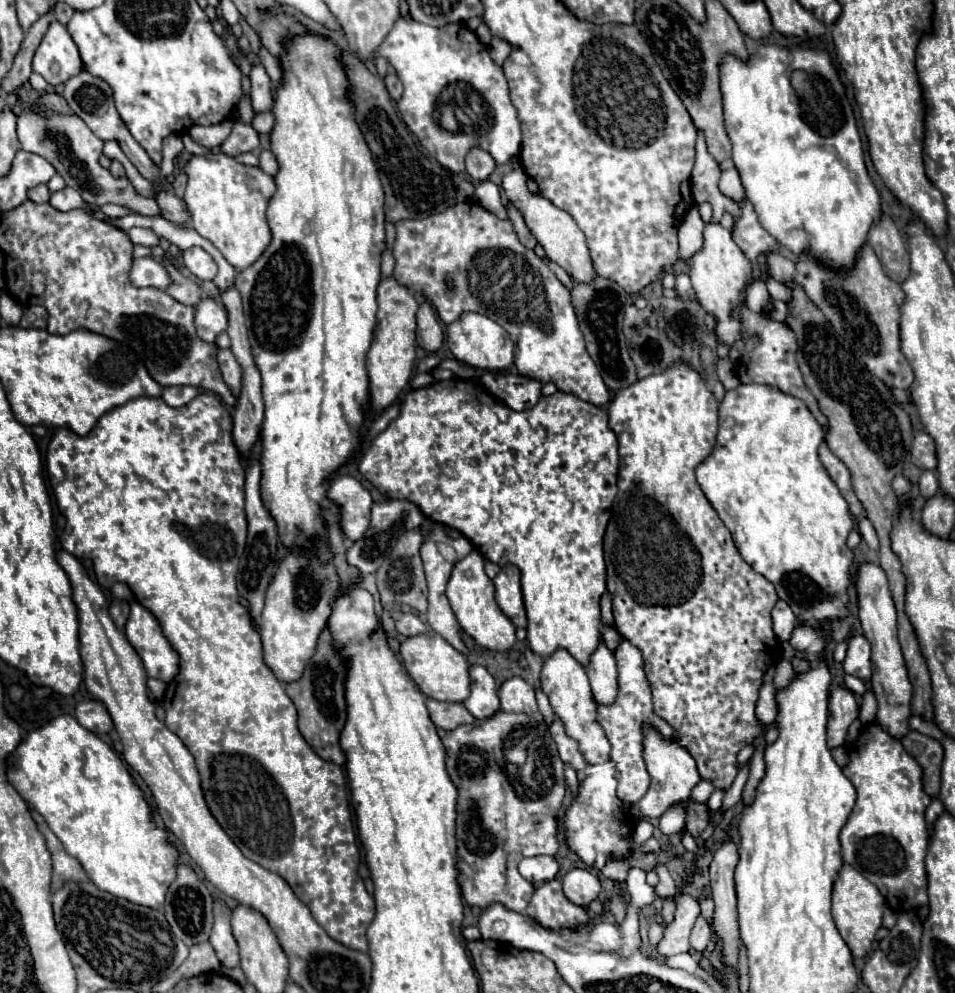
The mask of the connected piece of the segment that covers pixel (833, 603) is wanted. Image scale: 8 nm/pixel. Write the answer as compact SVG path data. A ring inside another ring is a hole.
M739 385L725 393L719 405L715 449L697 467L697 481L719 519L731 531L741 557L753 571L775 585L779 599L791 607L797 623L817 629L849 617L849 585L855 563L855 553L847 547L847 537L853 531L849 505L817 457L817 447L823 439L823 427L801 399L767 385Z

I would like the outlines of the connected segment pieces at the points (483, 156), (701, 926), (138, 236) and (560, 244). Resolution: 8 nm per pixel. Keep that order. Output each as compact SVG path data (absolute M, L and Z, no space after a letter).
M477 147L467 153L465 163L467 163L467 173L469 173L471 179L475 179L475 181L485 181L485 179L493 173L493 169L495 169L493 157L491 157L487 151L477 149Z
M699 915L695 921L695 927L691 931L691 937L689 937L691 947L697 951L705 951L705 947L709 943L709 935L711 935L711 925L703 915Z
M133 227L127 231L129 239L135 243L135 245L143 245L143 247L155 247L159 245L159 235L153 233L151 229L145 229L145 227Z
M513 169L511 173L507 173L503 177L503 189L507 193L507 199L521 209L527 227L531 229L531 233L535 235L535 239L543 245L547 257L551 261L555 261L557 265L561 265L575 281L581 283L589 283L595 277L595 269L593 269L593 261L591 261L591 253L589 247L585 245L585 235L581 233L581 229L577 227L577 223L569 217L569 213L557 209L551 201L547 201L541 195L533 195L527 189L527 175L521 169Z

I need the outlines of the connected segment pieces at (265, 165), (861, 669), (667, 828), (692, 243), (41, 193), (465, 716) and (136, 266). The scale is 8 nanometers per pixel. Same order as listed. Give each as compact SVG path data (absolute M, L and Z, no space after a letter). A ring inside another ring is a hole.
M261 151L259 161L261 161L259 167L261 167L265 173L269 173L269 175L275 175L275 173L277 173L277 161L275 161L275 157L273 157L271 151Z
M855 635L849 639L849 649L843 661L843 669L845 673L859 679L871 677L871 645L865 635Z
M677 805L677 811L667 811L663 817L661 817L661 831L663 833L677 833L685 827L685 811L681 805Z
M693 205L687 211L687 215L683 217L681 227L679 227L679 259L689 261L689 257L693 257L693 253L697 253L697 249L701 249L703 227L705 227L705 223L701 221L701 217L697 213L697 205Z
M37 185L37 187L29 189L29 201L33 201L33 203L47 203L49 195L51 193L49 193L47 185Z
M427 699L427 709L431 721L445 731L453 731L459 725L469 725L475 721L475 717L465 709L463 703L441 703L435 699Z
M153 257L135 259L129 277L131 277L131 283L135 287L167 289L167 285L169 285L169 275L167 275L165 267L157 259L153 259Z

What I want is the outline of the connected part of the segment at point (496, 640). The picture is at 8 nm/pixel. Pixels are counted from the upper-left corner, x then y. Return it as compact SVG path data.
M479 551L469 553L465 559L457 561L451 573L451 579L447 583L447 599L449 605L461 625L461 629L475 639L477 645L491 649L491 651L507 651L515 641L515 625L503 615L503 611L499 609L499 605L495 603L495 587L493 581L485 575L483 569L483 557Z

